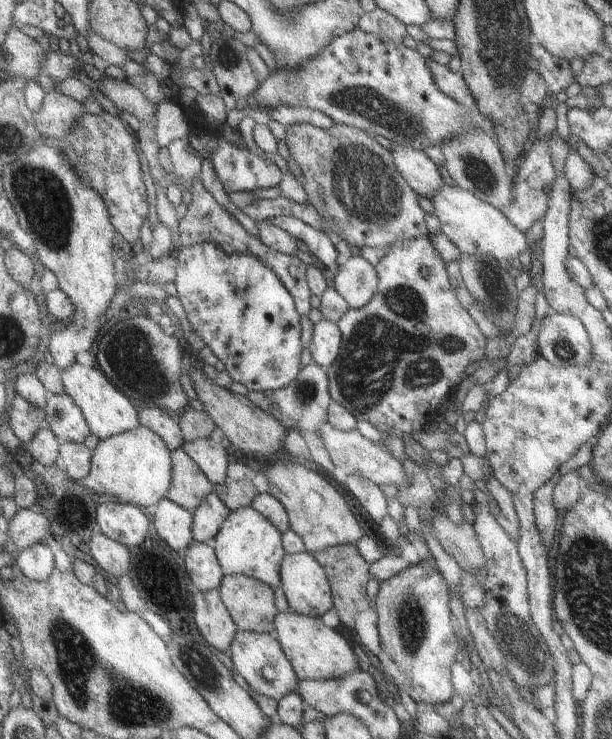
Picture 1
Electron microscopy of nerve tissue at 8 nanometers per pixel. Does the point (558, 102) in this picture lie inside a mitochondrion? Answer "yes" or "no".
no

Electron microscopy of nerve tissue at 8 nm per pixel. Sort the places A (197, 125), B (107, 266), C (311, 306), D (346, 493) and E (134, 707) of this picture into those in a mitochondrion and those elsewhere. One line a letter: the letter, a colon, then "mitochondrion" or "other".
A: other
B: other
C: other
D: other
E: mitochondrion

